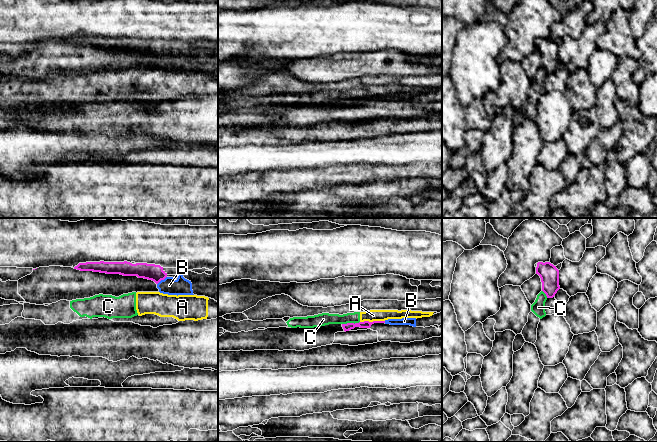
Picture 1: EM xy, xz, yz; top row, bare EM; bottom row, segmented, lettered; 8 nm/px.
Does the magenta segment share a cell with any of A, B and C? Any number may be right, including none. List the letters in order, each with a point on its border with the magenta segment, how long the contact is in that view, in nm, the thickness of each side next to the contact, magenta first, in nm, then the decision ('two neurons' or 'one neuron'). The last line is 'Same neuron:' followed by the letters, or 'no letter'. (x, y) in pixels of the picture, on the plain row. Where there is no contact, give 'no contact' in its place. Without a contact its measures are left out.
A: contact xz (373, 97); length 200 nm; calibres 60 and 100 nm; two neurons
B: contact xy (161, 55); length 100 nm; calibres 130 and 140 nm; one neuron
C: contact xz (350, 99); length 150 nm; calibres 60 and 100 nm; two neurons
Same neuron: B

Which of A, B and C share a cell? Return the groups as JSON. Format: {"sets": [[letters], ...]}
{"sets": [["A", "C"], ["B"]]}

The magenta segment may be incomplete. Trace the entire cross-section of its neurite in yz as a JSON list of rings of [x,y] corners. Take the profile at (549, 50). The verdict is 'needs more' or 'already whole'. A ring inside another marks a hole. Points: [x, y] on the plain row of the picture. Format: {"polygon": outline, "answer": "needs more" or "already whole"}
{"polygon": [[[538,38],[536,43],[536,50],[541,54],[542,67],[547,74],[553,74],[559,62],[559,46],[550,38]]], "answer": "already whole"}

